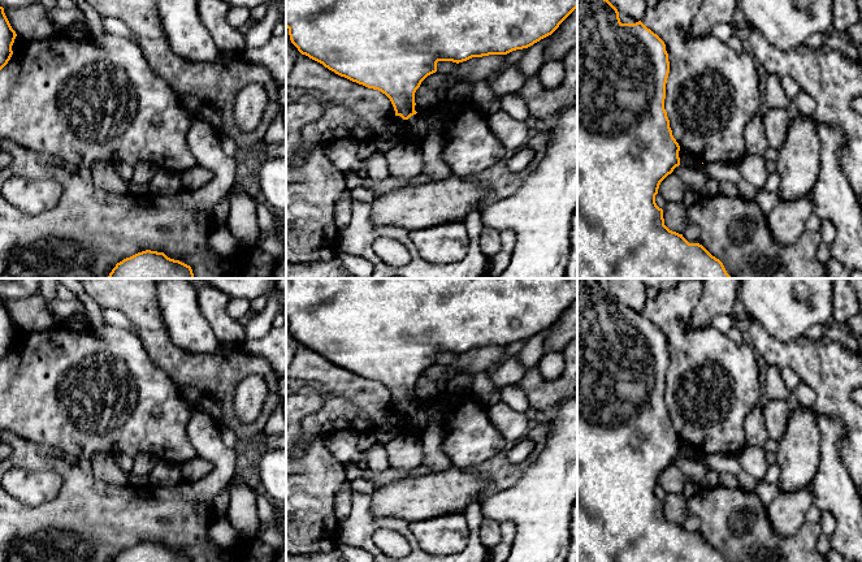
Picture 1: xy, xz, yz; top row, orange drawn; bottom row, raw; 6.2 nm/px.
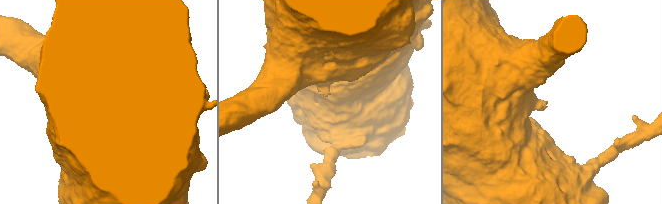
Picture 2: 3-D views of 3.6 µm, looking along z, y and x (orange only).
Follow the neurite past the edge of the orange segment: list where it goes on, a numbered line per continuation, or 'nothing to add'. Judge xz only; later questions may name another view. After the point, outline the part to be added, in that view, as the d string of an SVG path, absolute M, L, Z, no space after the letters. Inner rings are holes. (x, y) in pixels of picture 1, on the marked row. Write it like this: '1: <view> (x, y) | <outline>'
1: xz (412, 121) | M417 113L411 116L408 120L403 120L400 116L397 116L397 120L410 126L410 135L407 138L407 142L415 143L415 134L417 131Z

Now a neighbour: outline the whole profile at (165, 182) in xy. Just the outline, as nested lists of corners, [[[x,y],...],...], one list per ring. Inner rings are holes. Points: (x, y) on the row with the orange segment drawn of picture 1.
[[[159,168],[146,191],[159,195],[174,195],[182,191],[181,174]]]

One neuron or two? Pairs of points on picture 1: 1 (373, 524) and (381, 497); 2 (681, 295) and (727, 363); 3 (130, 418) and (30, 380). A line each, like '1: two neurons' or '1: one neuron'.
1: two neurons
2: one neuron
3: one neuron

